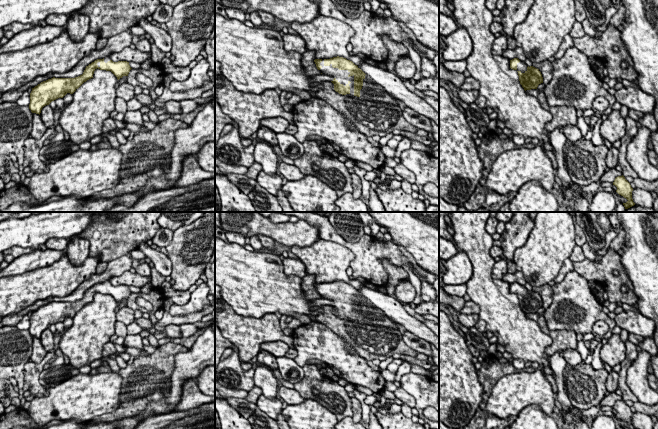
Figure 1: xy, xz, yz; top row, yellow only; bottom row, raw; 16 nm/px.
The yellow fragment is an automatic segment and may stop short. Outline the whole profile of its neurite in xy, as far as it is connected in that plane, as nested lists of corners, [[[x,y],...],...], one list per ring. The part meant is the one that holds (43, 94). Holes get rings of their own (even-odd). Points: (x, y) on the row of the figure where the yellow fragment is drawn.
[[[109,56],[97,59],[86,66],[82,75],[75,78],[51,78],[41,82],[30,93],[29,109],[32,113],[39,114],[44,106],[52,101],[63,98],[67,93],[73,94],[84,82],[93,78],[96,69],[111,71],[119,80],[128,76],[132,69],[127,61],[113,62]]]

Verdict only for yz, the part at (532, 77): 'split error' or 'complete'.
split error

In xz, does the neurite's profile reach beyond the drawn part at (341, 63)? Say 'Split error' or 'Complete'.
Split error

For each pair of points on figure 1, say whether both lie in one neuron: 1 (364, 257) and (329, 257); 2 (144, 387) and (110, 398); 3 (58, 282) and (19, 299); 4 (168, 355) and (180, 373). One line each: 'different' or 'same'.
1: different
2: different
3: same
4: different

